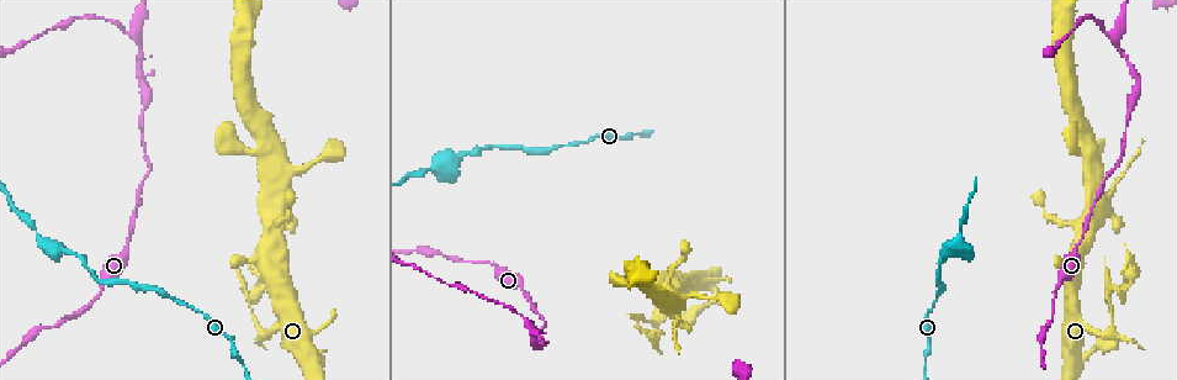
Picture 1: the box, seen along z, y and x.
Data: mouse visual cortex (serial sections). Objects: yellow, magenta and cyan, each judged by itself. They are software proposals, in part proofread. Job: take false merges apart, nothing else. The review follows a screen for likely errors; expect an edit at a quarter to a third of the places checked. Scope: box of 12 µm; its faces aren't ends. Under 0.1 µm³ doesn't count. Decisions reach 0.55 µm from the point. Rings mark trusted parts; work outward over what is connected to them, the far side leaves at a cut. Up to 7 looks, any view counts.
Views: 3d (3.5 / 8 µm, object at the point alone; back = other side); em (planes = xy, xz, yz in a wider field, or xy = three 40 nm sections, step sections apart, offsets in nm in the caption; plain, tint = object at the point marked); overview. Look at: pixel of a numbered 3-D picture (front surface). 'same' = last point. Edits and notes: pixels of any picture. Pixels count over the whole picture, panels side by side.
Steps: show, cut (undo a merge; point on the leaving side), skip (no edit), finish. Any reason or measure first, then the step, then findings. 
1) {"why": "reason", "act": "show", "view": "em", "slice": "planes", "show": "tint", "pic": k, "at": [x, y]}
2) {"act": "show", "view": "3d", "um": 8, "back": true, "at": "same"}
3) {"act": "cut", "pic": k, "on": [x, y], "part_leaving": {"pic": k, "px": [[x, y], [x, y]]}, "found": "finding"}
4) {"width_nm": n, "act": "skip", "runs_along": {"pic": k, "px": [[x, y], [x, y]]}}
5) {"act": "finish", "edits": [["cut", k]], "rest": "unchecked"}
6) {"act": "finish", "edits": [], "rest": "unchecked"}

{"why": "a narrow waist", "act": "show", "view": "3d", "um": 3.5, "pic": 1, "at": [87, 305]}

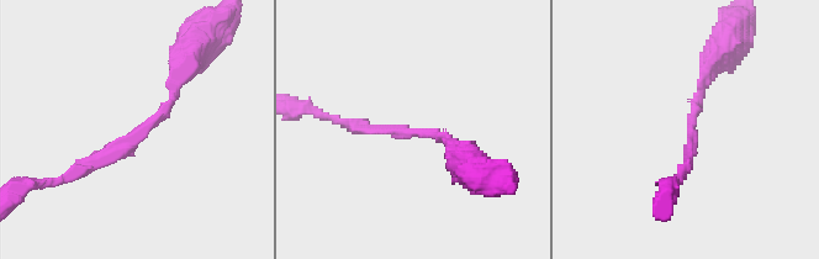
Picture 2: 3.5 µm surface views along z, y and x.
{"arm_widths_nm": [150, 150], "why": "shape alone is not enough", "act": "show", "view": "em", "slice": "xy", "step": 2, "show": "tint", "pic": 2, "at": [407, 132]}

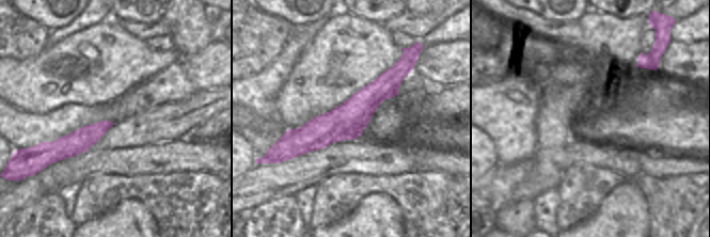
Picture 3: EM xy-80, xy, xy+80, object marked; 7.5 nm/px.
{"act": "skip", "runs_along": {"pic": 3, "px": [[404, 72], [346, 122], [285, 143]]}, "found": "one cell here"}

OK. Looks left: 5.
{"why": "narrows sharply", "act": "show", "view": "3d", "um": 3.5, "pic": 1, "at": [533, 325]}

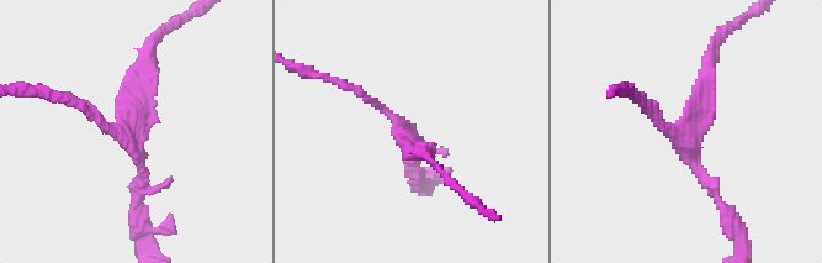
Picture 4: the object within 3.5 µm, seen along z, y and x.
{"act": "show", "view": "em", "slice": "xy", "step": 3, "show": "tint", "pic": 4, "at": [688, 151]}

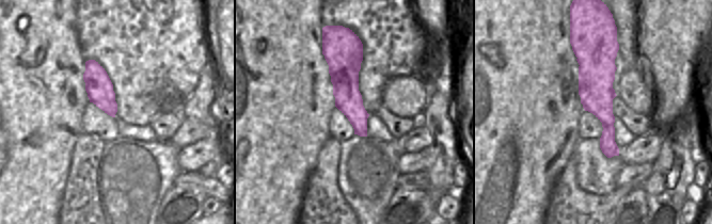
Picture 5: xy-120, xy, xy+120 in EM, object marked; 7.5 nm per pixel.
{"arm_widths_nm": [150, 150, 300], "act": "cut", "pic": 4, "on": [152, 88], "found": "two cells meet here"}

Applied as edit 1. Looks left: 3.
{"why": "redraw", "act": "show", "view": "overview"}

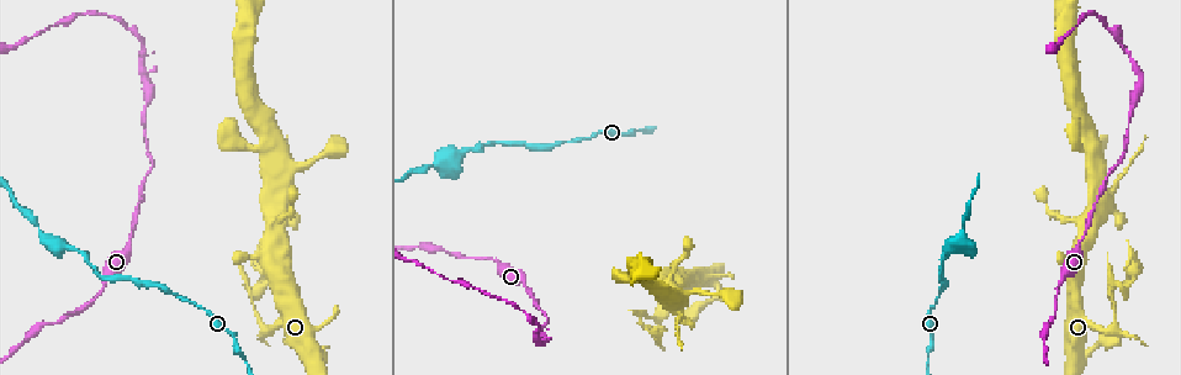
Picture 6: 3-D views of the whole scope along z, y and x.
{"why": "thick turns thin", "act": "show", "view": "3d", "um": 8, "pic": 6, "at": [1115, 316]}

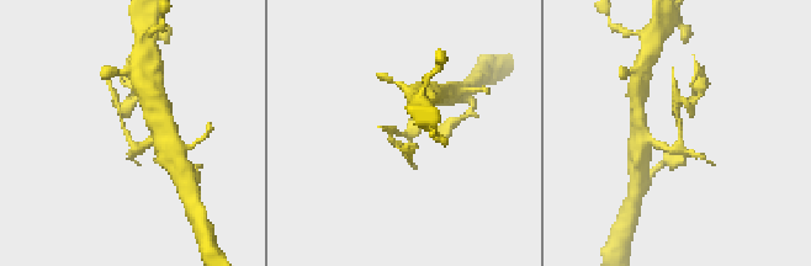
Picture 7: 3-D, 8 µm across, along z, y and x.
{"why": "now the EM", "act": "show", "view": "em", "slice": "xy", "step": 1, "show": "tint", "pic": 7, "at": [678, 138]}

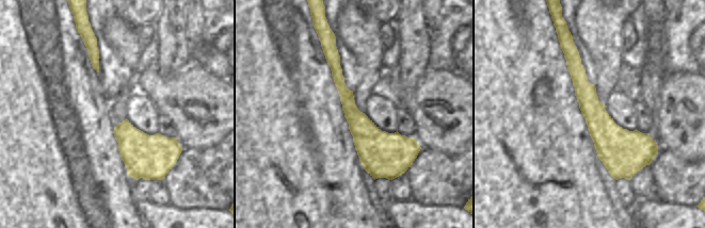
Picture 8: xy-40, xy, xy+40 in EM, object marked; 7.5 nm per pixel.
{"act": "cut", "pic": 7, "on": [126, 113], "part_leaving": {"pic": 7, "px": [[127, 133], [117, 105]]}, "found": "two cells meet here"}

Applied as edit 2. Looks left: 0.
{"act": "finish", "edits": [["cut", 4], ["cut", 7]], "rest": "unchecked"}

